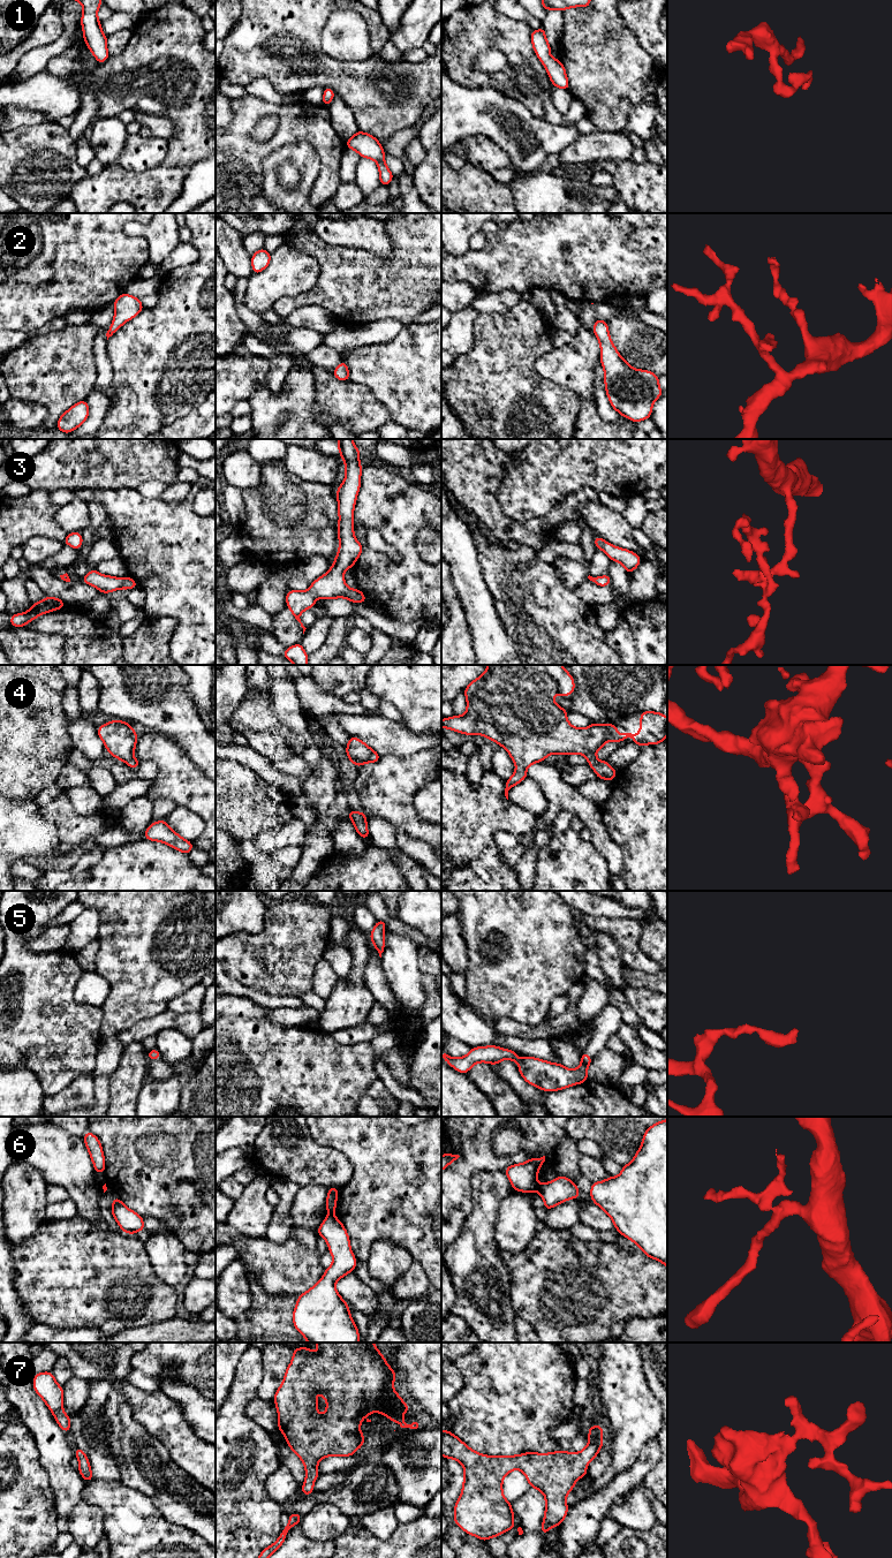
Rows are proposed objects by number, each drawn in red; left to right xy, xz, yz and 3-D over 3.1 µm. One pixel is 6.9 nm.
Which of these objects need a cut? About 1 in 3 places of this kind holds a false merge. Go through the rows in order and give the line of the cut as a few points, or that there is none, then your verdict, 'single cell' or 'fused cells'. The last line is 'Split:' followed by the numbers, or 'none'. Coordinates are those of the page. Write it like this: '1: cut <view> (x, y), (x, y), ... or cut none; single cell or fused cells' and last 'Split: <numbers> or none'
1: cut none; single cell
2: cut none; single cell
3: cut none; single cell
4: cut none; single cell
5: cut none; single cell
6: cut yz (539, 1185), (537, 1189); fused cells
7: cut none; single cell
Split: 6

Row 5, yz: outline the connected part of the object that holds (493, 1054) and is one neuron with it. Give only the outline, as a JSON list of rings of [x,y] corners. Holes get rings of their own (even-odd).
[[[496,1045],[471,1048],[469,1053],[462,1058],[453,1058],[446,1053],[443,1054],[443,1058],[451,1067],[463,1074],[467,1074],[477,1062],[489,1062],[496,1066],[504,1059],[509,1059],[514,1064],[519,1061],[519,1056],[515,1051]]]

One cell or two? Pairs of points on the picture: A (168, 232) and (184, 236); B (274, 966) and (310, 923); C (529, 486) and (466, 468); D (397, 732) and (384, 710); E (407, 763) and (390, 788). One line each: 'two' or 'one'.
A: two
B: one
C: two
D: two
E: one

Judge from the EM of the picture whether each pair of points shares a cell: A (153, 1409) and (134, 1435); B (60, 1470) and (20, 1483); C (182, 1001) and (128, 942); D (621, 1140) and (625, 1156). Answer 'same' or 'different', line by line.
A: different
B: different
C: different
D: same

